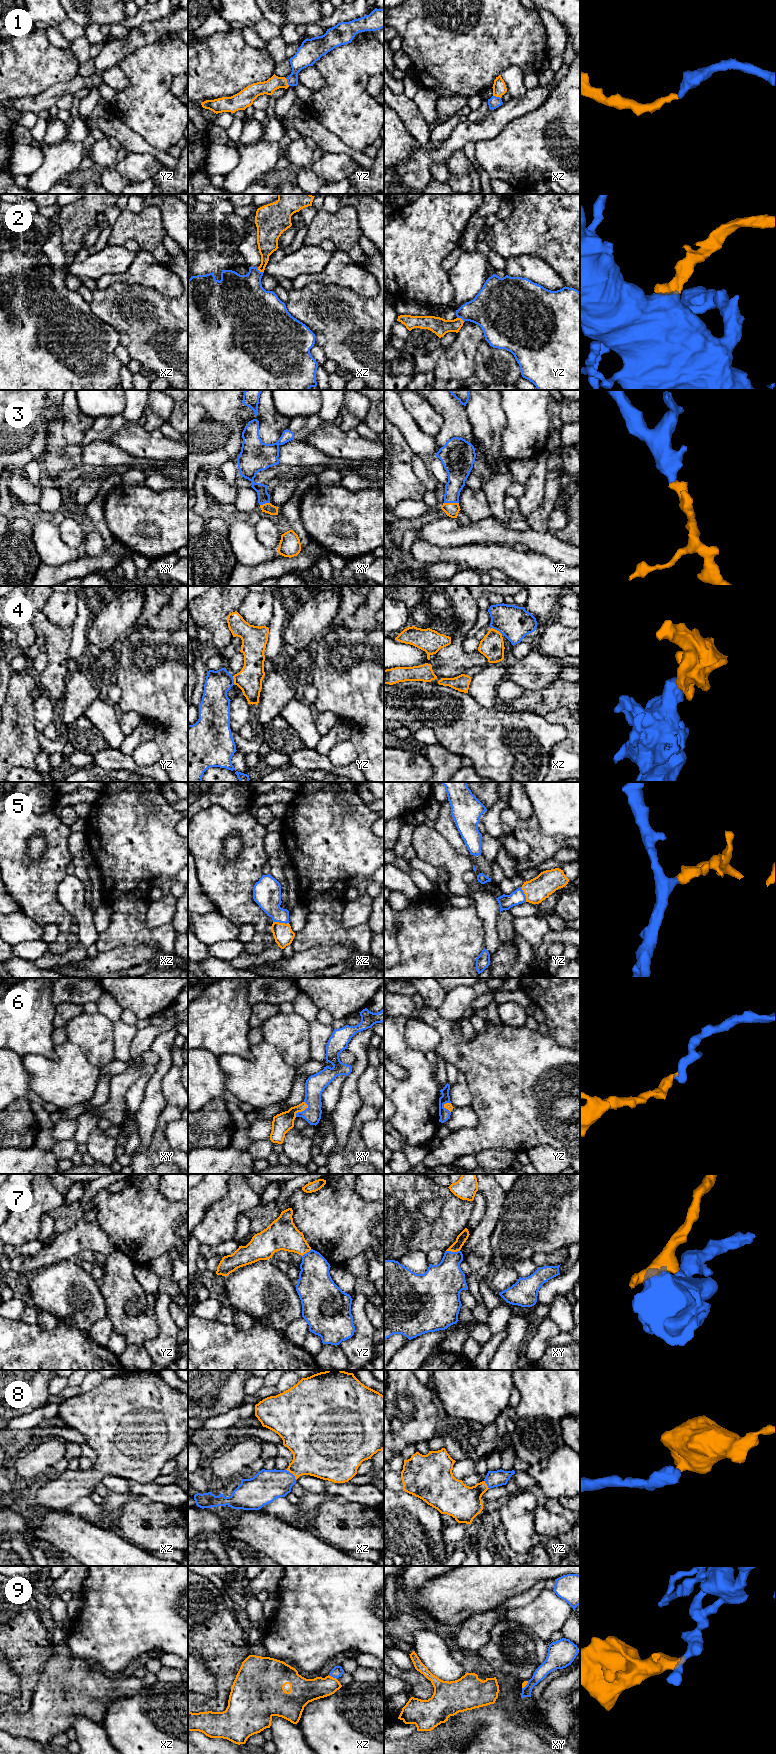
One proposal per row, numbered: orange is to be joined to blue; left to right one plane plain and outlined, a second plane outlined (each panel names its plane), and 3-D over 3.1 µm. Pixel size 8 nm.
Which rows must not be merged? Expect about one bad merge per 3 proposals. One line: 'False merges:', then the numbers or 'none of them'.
False merges: 2, 4, 7, 9

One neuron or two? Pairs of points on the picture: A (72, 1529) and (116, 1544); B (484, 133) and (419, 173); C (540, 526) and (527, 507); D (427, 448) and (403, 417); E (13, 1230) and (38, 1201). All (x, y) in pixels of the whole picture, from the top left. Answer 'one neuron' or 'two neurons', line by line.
A: one neuron
B: one neuron
C: two neurons
D: one neuron
E: one neuron

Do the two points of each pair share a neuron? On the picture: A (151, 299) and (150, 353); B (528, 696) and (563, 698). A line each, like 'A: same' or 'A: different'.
A: same
B: same

